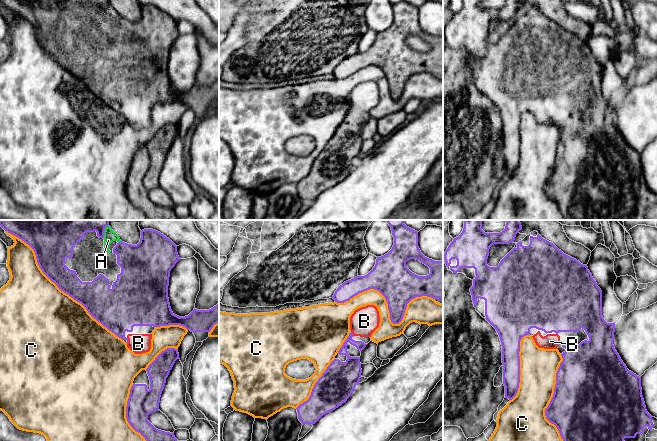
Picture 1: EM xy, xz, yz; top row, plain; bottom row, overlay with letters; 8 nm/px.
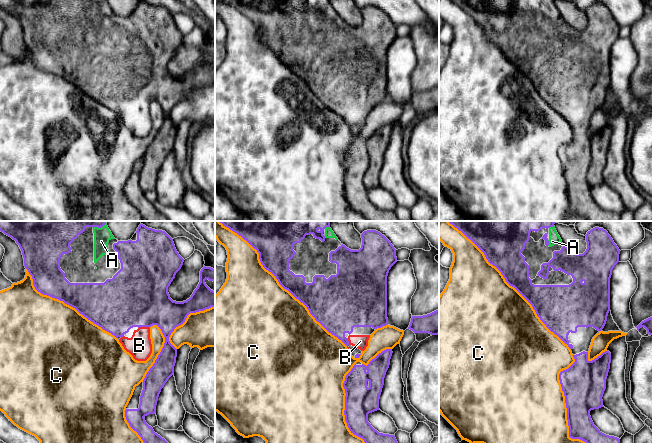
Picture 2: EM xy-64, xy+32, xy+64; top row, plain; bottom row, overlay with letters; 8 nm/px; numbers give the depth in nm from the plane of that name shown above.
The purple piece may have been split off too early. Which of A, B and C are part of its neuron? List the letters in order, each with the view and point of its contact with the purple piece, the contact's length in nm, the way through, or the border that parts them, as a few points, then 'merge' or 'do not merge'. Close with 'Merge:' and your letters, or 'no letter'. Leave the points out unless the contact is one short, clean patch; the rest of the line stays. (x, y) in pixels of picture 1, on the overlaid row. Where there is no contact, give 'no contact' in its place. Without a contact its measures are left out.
A: contact xy (104, 230); length 120 nm; merge
B: contact xy (127, 341); length 50 nm; merge
C: contact xy (59, 288); length 1300 nm; do not merge
Merge: A, B

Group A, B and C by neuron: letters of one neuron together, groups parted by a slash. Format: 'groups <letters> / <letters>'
groups A B / C

